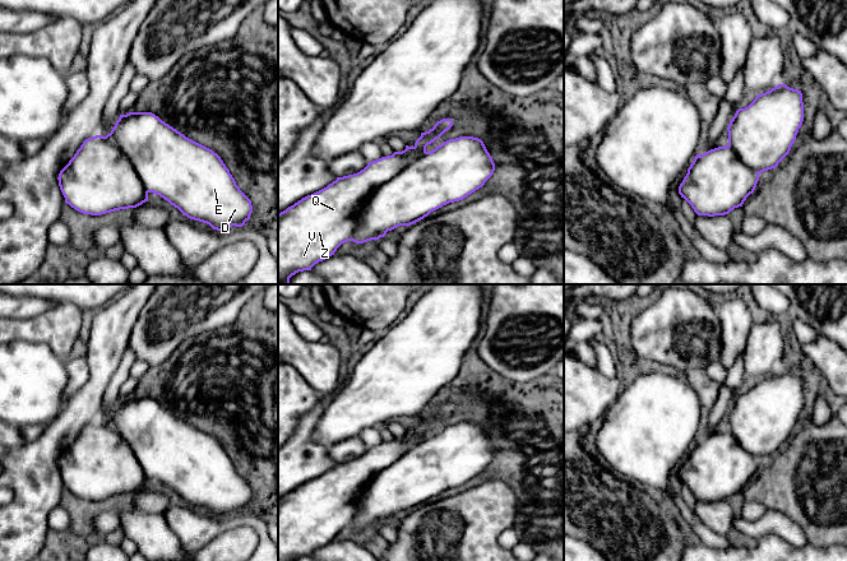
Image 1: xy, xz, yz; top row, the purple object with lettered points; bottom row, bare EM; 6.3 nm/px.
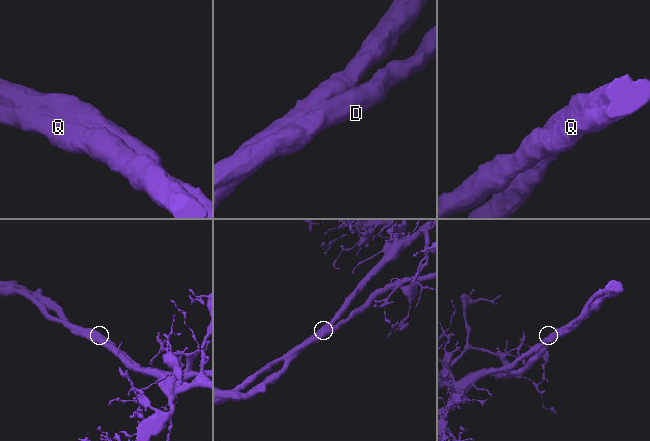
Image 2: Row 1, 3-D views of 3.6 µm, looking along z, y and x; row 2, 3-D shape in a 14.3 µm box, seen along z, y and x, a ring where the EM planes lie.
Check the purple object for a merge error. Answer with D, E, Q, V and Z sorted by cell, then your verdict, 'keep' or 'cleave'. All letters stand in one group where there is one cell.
D E / Q V Z; cleave

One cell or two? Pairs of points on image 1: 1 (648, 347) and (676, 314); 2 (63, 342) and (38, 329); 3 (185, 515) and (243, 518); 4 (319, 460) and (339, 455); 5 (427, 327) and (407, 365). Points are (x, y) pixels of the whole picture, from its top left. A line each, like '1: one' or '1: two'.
1: one
2: one
3: one
4: two
5: one

